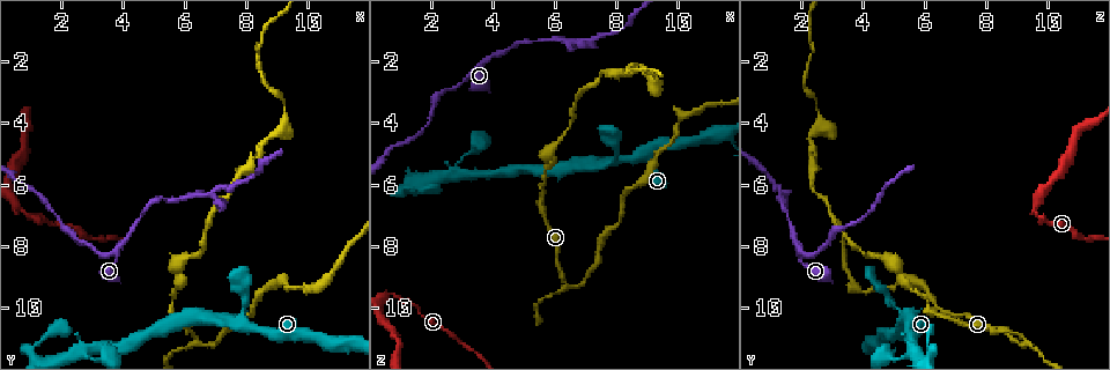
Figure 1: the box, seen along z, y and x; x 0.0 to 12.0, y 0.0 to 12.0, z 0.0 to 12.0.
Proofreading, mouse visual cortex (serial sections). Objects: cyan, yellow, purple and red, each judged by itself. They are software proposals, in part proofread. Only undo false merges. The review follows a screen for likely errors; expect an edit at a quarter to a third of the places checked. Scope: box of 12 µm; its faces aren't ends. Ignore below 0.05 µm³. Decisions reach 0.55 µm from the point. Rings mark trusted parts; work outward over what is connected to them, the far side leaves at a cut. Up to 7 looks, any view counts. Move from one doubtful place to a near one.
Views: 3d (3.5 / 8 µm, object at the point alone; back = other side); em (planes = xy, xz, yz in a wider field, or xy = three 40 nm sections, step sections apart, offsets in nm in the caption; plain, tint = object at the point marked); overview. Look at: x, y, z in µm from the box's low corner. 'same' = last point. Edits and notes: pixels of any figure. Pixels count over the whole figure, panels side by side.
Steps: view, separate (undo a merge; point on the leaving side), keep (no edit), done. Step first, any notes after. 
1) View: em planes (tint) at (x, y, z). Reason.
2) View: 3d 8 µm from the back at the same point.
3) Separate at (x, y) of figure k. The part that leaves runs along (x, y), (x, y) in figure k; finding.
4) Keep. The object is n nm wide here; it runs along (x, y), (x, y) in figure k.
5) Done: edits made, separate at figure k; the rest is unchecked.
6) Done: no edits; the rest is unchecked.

View: 3d 3.5 µm at (0.9, 6.9, 9.7). Thick turns thin.

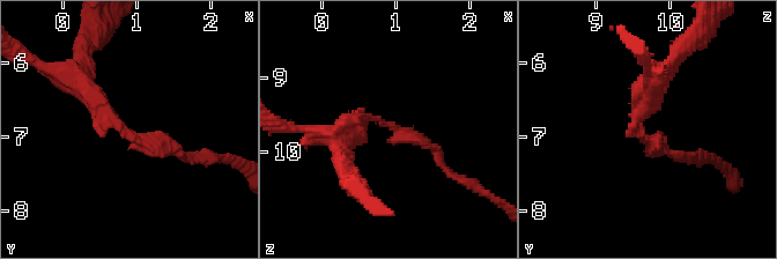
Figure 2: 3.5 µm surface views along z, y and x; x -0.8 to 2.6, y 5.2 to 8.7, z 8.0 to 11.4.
View: em xy step 2 (tint) at (0.80, 6.90, 9.60). The arms are 150, 300 nm wide.

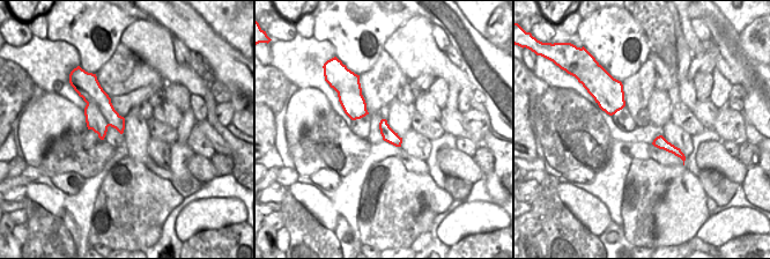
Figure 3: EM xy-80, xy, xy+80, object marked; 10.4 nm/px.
Separate at (346, 161) of figure 2. A border runs along (88, 101), (98, 106), (109, 125) in figure 3; a second cell is stuck on.

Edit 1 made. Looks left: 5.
View: 3d 3.5 µm at (6.4, 11.0, 9.3). Abrupt turn.

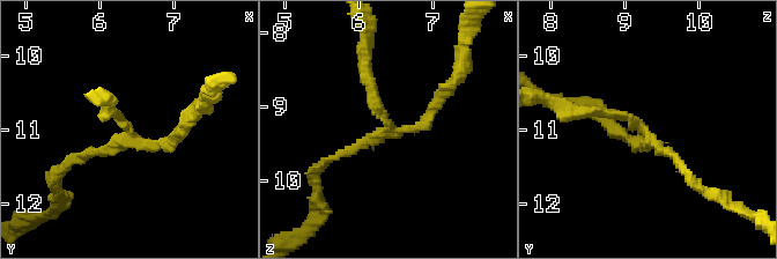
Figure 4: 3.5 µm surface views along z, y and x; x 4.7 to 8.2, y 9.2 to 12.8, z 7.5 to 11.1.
View: em xy step 3 (tint) at (6.45, 11.00, 9.25). Need the tissue.

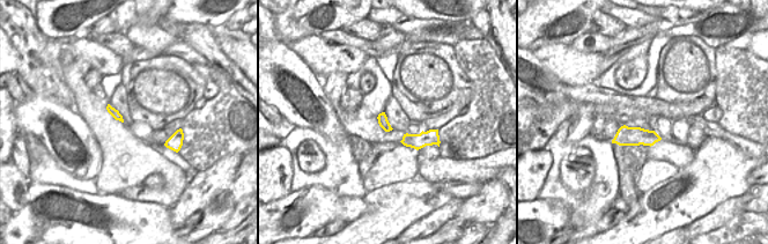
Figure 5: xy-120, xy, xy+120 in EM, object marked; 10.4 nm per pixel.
Keep. One cell here.

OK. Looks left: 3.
View: 3d 8 µm at (9.1, 10.9, 4.9). Sharp bend.

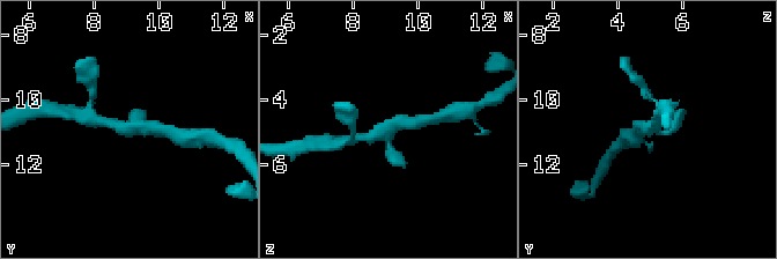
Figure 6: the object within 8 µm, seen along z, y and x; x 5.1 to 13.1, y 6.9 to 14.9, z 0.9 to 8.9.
View: 3d 3.5 µm at (9.1, 10.9, 4.9).

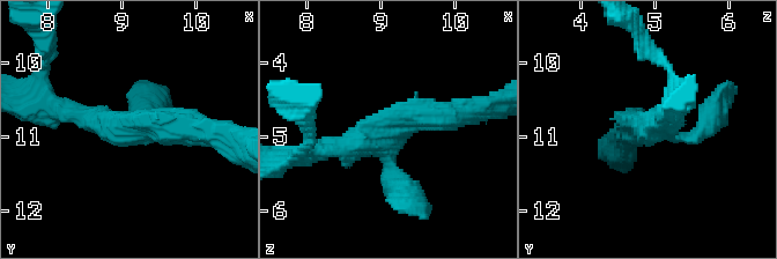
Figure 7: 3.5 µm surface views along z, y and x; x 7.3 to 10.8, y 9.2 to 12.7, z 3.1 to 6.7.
View: em xy step 2 (tint) at (9.15, 10.90, 4.95).

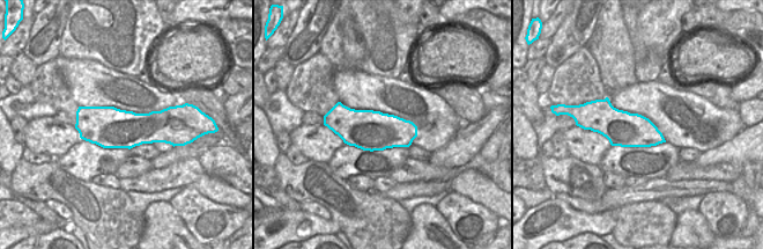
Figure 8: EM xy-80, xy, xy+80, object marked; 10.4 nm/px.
Keep. 3 arms meet here; it runs along (402, 191), (384, 138), (466, 111) in figure 7; all the same cell.

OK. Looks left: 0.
Done: edits made, separate at figure 2; the rest is unchecked.

